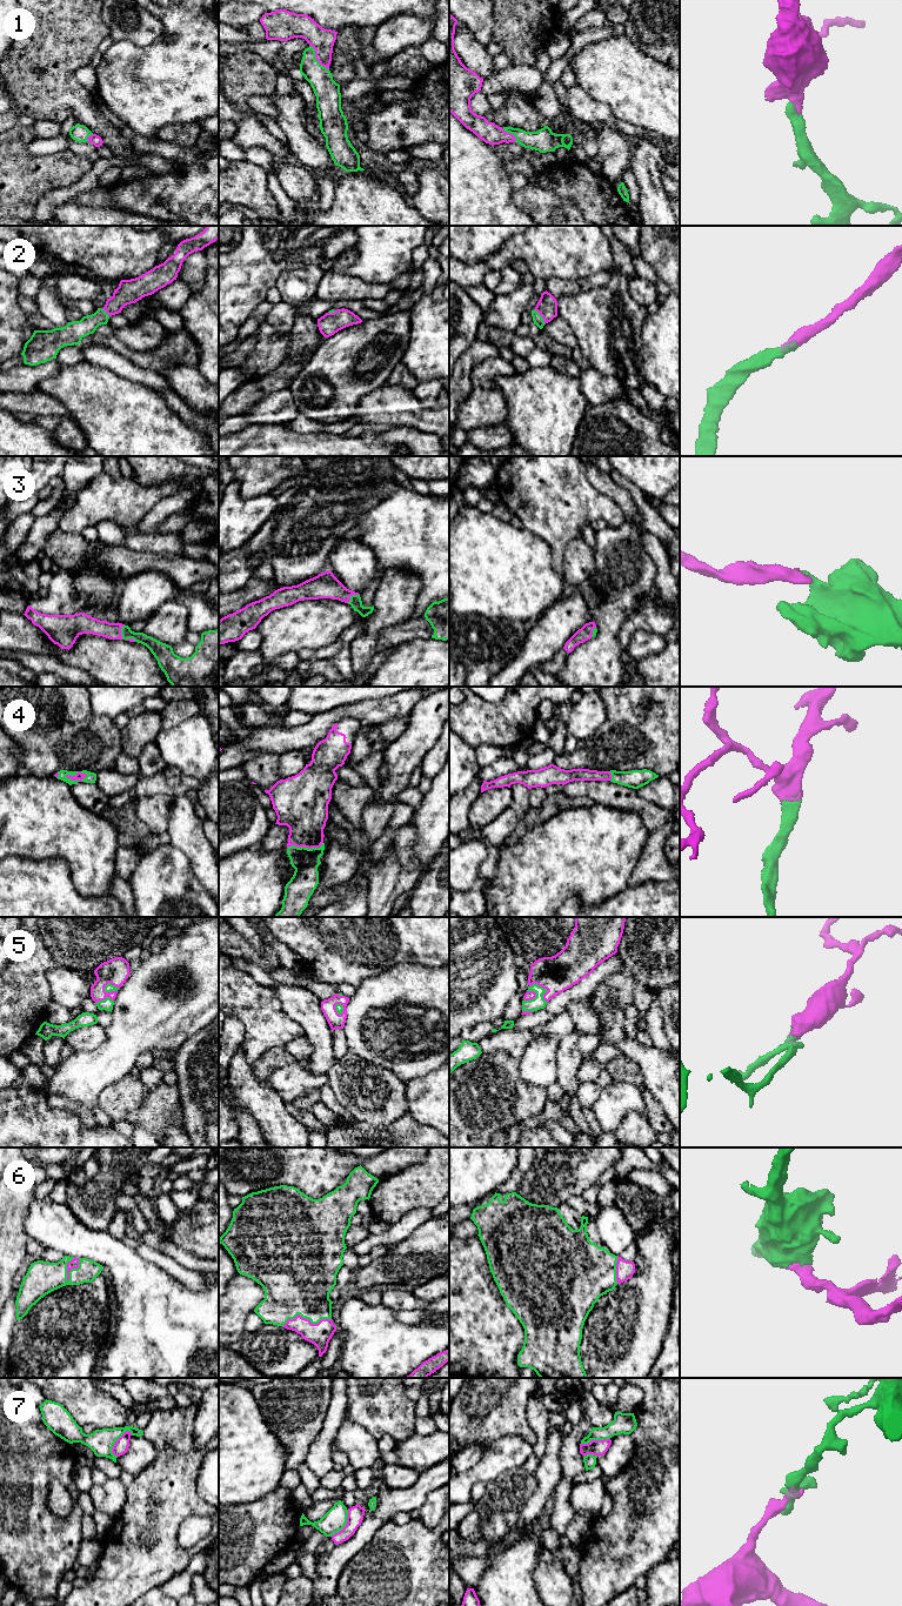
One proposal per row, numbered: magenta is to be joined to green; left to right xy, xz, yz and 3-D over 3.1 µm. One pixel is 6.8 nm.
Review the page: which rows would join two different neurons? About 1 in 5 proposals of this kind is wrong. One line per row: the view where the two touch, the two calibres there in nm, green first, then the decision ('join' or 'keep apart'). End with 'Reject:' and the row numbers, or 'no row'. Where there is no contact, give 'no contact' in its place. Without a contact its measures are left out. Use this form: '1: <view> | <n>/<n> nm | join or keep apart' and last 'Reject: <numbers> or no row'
1: xz | 170/160 nm | join
2: yz | 70/140 nm | join
3: xy | 90/130 nm | join
4: xy | 60/50 nm | join
5: yz | 90/260 nm | join
6: xy | 220/60 nm | join
7: xy | 170/100 nm | keep apart
Reject: 7

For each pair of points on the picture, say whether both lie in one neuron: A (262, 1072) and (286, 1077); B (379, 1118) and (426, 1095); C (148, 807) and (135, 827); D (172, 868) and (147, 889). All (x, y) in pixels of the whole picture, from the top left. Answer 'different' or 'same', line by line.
A: different
B: different
C: different
D: same

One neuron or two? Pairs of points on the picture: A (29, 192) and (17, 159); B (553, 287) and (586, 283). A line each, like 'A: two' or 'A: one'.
A: one
B: one

